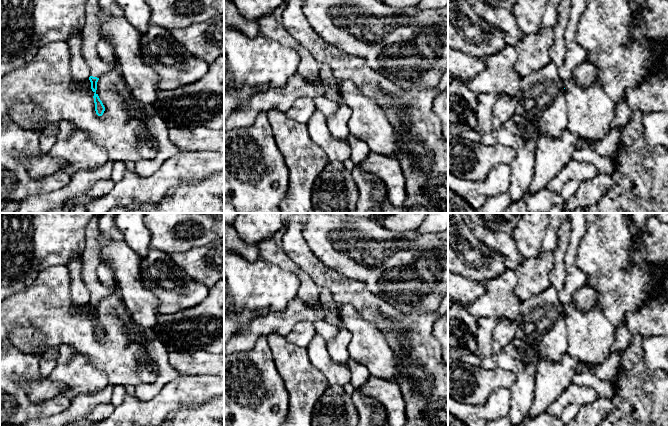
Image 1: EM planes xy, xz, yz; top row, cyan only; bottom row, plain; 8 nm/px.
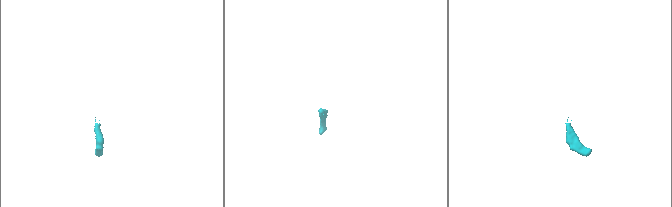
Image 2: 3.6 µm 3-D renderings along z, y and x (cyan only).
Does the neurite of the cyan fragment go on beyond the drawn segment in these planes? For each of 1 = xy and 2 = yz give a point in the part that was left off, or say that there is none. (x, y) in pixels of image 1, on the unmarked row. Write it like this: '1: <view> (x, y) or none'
1: xy (91, 256)
2: none

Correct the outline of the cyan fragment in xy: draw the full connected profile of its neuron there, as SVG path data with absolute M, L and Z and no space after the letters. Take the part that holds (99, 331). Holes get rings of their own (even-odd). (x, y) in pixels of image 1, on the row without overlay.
M95 213L86 228L86 246L82 252L82 280L90 292L89 304L91 306L91 313L94 316L95 335L98 340L103 339L105 331L96 317L97 306L102 298L115 293L111 287L102 284L96 274L96 269L101 263L101 249L97 240L100 214Z

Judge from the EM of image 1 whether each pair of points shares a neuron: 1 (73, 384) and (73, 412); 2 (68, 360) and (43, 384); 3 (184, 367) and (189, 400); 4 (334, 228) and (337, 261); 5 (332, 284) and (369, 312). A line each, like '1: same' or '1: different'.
1: different
2: different
3: different
4: same
5: same

